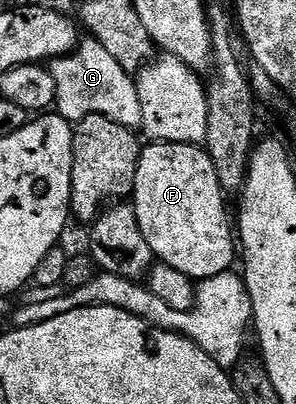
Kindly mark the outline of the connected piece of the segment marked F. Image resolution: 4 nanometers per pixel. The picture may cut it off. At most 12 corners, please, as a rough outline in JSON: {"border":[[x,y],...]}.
{"border":[[151,143],[133,204],[162,264],[228,272],[237,237],[206,148]]}

